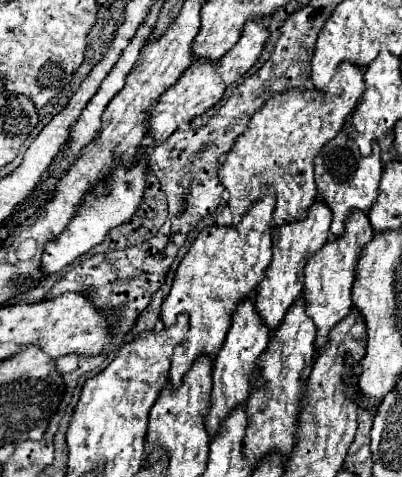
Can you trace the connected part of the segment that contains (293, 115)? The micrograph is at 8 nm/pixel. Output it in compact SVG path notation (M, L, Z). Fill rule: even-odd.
M340 64L336 76L324 92L290 90L276 94L268 100L260 112L250 120L250 128L228 152L220 166L220 182L230 192L228 206L234 214L232 224L236 226L250 206L260 198L260 188L272 188L276 198L276 210L272 226L286 222L298 222L308 216L308 208L316 202L317 189L314 186L314 158L320 154L344 126L346 116L358 106L364 92L364 72L354 64Z

